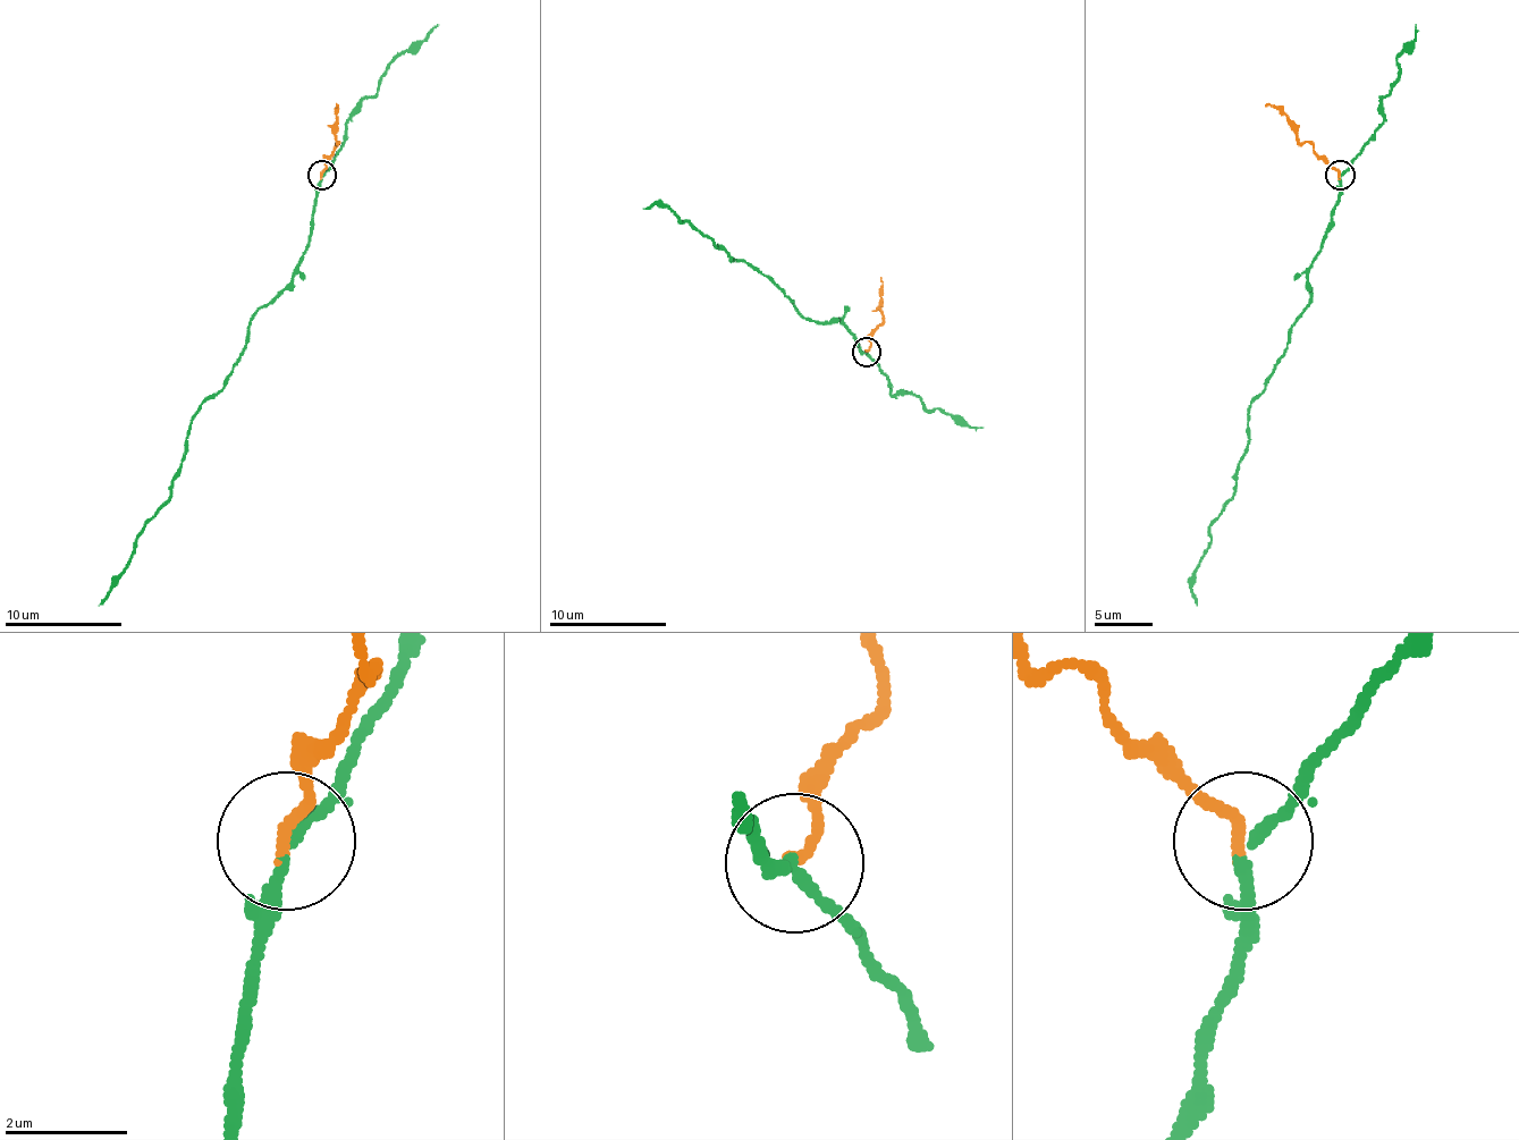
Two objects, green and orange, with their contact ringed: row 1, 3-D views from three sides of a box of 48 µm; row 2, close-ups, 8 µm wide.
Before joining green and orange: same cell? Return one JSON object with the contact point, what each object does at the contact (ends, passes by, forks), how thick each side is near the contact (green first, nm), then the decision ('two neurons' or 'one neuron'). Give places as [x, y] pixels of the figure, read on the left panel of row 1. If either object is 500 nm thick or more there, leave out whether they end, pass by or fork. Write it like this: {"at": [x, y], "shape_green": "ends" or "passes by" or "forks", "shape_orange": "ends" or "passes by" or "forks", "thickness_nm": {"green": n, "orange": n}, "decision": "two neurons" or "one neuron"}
{"at": [321, 175], "shape_green": "passes by", "shape_orange": "ends", "thickness_nm": {"green": 180, "orange": 180}, "decision": "two neurons"}

